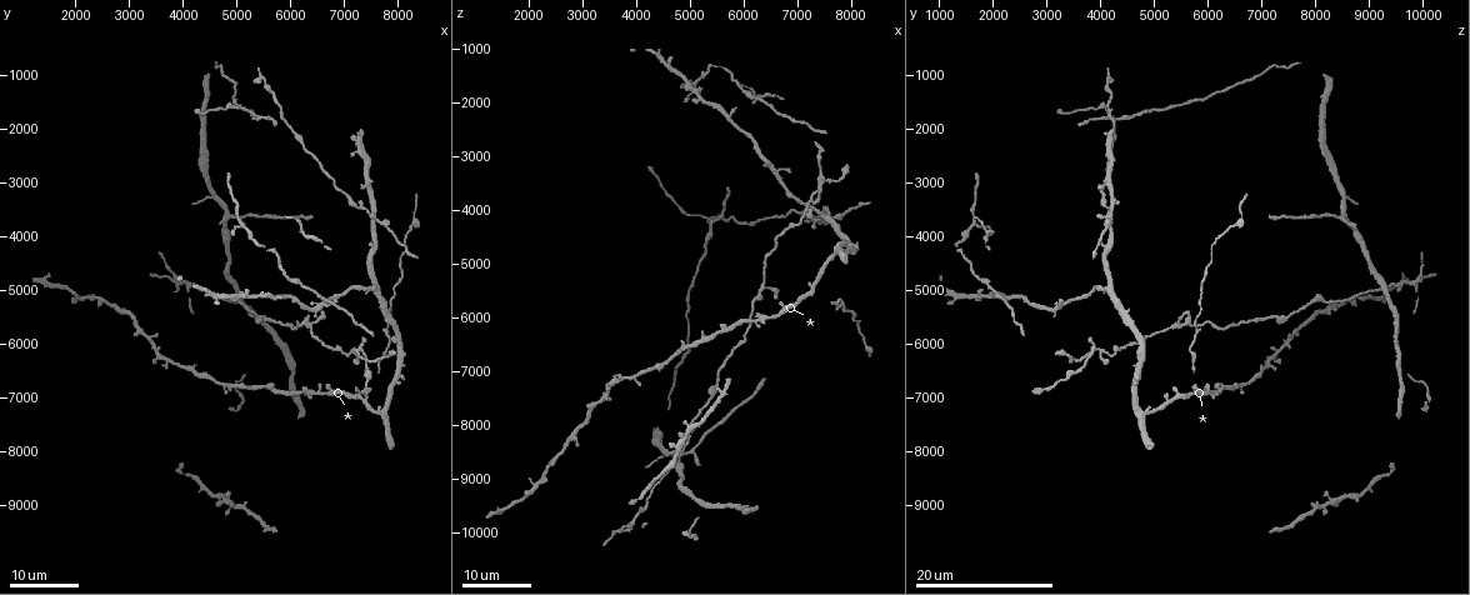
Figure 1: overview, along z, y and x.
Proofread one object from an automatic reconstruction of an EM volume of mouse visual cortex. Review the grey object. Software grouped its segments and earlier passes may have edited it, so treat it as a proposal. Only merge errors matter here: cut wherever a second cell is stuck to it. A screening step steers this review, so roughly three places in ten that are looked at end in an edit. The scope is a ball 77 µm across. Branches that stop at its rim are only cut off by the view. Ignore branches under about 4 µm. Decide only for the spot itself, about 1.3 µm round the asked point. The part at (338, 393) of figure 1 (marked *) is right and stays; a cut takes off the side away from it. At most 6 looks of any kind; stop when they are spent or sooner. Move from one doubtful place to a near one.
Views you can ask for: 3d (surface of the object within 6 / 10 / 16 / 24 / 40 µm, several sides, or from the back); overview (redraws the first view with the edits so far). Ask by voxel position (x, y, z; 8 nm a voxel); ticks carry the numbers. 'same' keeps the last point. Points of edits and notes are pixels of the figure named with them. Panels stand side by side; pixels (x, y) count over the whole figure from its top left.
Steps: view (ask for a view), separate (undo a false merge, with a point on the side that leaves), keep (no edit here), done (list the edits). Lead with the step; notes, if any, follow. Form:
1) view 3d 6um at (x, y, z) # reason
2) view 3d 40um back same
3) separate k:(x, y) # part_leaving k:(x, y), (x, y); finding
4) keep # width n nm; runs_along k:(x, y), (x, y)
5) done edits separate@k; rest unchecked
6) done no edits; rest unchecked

view 3d 16um at (4850, 4800, 9100)

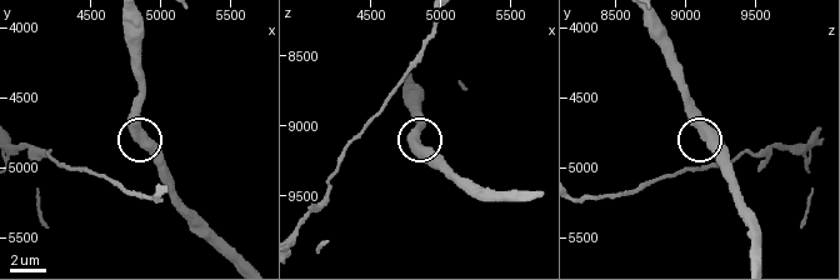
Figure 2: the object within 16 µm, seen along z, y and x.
view 3d 6um at (4820, 4780, 9100) # closer look

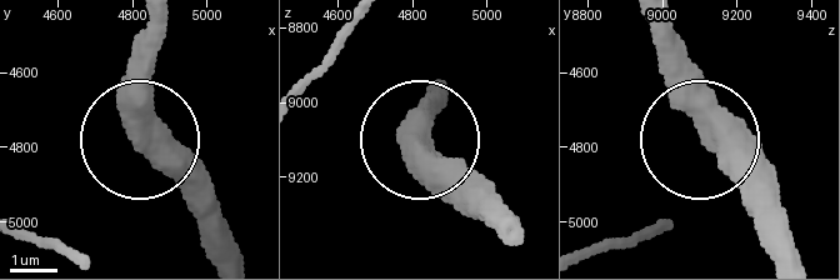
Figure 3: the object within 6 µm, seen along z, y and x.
keep # all the same cell

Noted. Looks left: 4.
view 3d 24um at (5450, 1750, 4250) # three arms meet

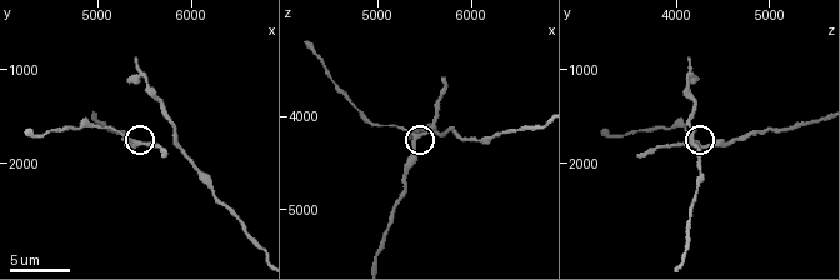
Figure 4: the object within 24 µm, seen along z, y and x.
view 3d 10um at (5400, 1750, 4200) # zoom in

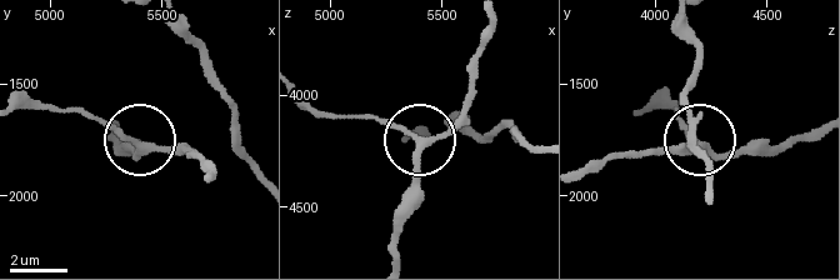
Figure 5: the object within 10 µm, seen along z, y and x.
keep # arms 3; runs_along 5:(536, 146), (519, 133), (464, 125), (421, 140), (366, 118); continuous, no second cell

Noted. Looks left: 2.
view 3d 24um at (7550, 4950, 4100) # looks like a crossing

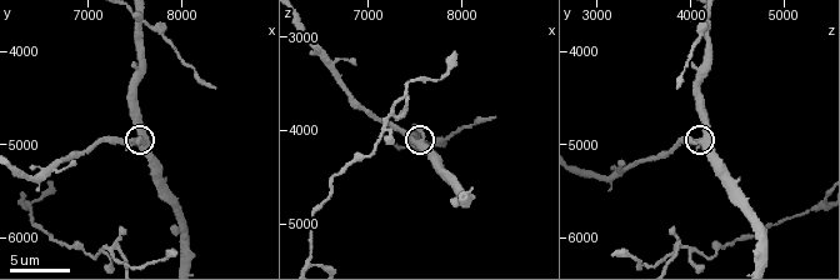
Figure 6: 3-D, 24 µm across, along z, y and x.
view 3d 10um at (7450, 4950, 4100) # zoom in

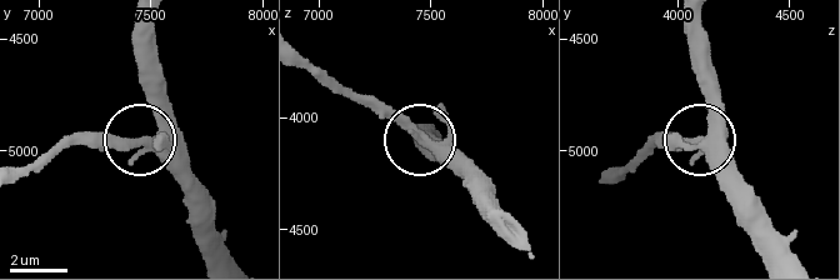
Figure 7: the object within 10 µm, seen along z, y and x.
keep # one cell here

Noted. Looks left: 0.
done no edits; rest unchecked

